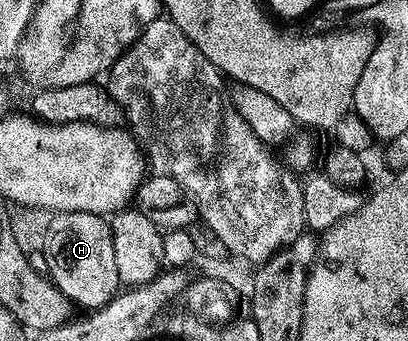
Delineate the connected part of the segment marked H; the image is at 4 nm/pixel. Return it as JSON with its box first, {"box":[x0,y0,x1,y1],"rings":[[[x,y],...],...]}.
{"box":[44,213,120,312],"rings":[[[55,213],[51,227],[48,228],[44,266],[58,291],[75,307],[83,306],[83,311],[93,312],[101,306],[107,306],[115,294],[119,293],[120,283],[116,272],[116,255],[112,249],[112,232],[109,221],[101,214]]]}

